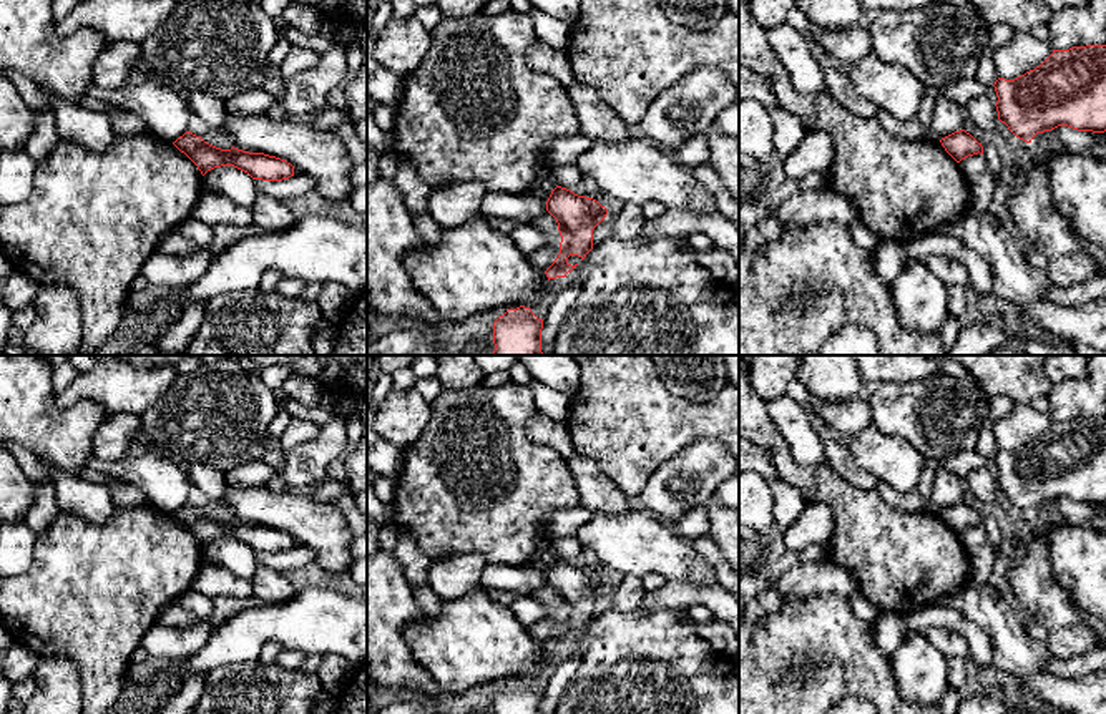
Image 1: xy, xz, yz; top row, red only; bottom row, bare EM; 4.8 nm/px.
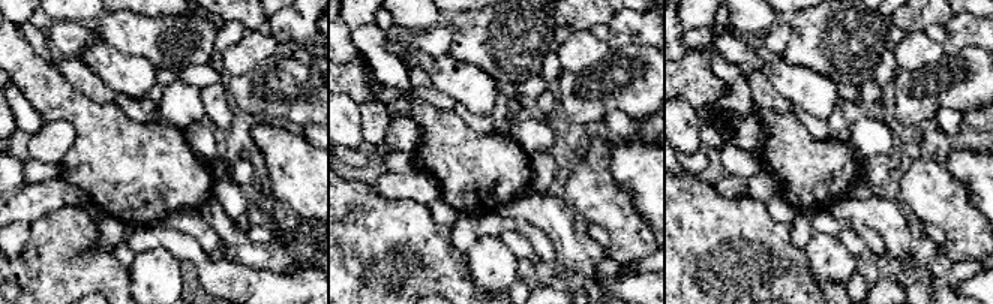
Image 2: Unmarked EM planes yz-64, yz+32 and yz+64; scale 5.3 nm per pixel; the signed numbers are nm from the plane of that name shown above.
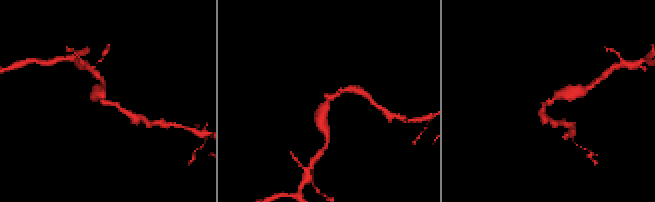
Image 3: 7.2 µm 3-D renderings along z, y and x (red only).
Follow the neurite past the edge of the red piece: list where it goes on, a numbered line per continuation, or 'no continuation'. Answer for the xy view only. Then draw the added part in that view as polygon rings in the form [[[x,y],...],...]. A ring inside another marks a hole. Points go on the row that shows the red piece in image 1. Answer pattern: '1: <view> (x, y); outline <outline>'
no continuation

